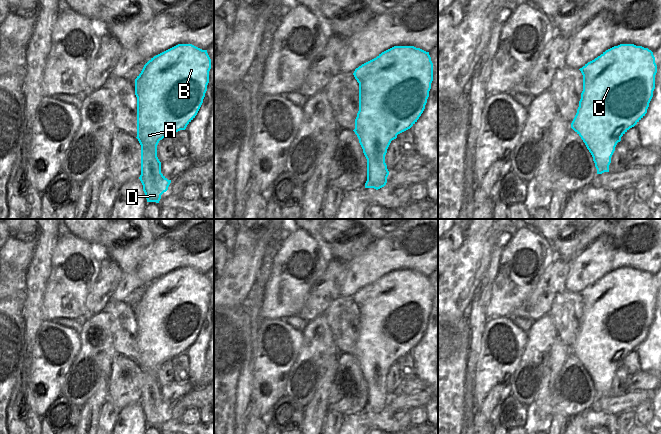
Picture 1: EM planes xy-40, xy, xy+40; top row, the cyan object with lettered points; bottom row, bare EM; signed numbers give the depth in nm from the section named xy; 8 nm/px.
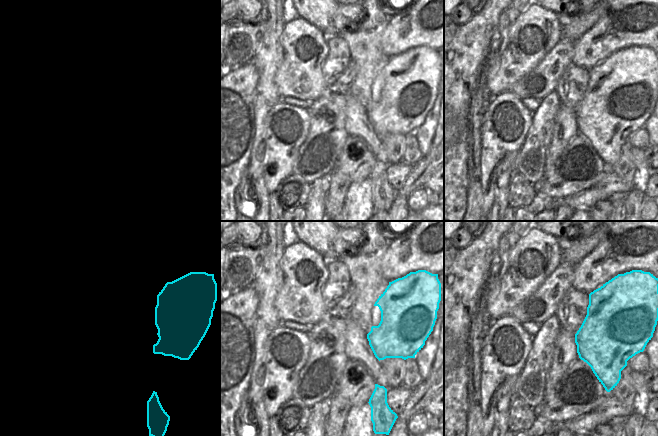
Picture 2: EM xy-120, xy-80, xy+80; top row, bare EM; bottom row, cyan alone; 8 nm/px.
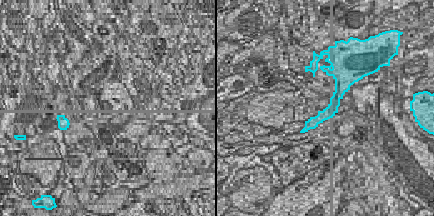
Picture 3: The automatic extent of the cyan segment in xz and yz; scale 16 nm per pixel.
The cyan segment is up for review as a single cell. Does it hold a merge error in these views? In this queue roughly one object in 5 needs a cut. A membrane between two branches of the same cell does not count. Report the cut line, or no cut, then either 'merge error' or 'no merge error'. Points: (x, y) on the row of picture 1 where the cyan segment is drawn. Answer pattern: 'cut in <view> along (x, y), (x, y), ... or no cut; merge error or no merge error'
no cut; no merge error

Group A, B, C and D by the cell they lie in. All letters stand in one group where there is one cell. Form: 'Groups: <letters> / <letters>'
Groups: A B C D

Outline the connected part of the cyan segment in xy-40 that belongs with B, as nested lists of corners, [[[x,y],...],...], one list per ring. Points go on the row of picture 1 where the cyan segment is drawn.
[[[178,44],[151,58],[135,79],[137,97],[137,139],[141,145],[141,175],[139,177],[147,202],[159,203],[161,195],[168,190],[171,180],[161,173],[161,162],[157,157],[157,145],[166,136],[172,136],[187,125],[197,115],[207,91],[211,59],[207,50],[192,44]]]

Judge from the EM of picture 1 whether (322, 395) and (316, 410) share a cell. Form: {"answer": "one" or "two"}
{"answer": "one"}

